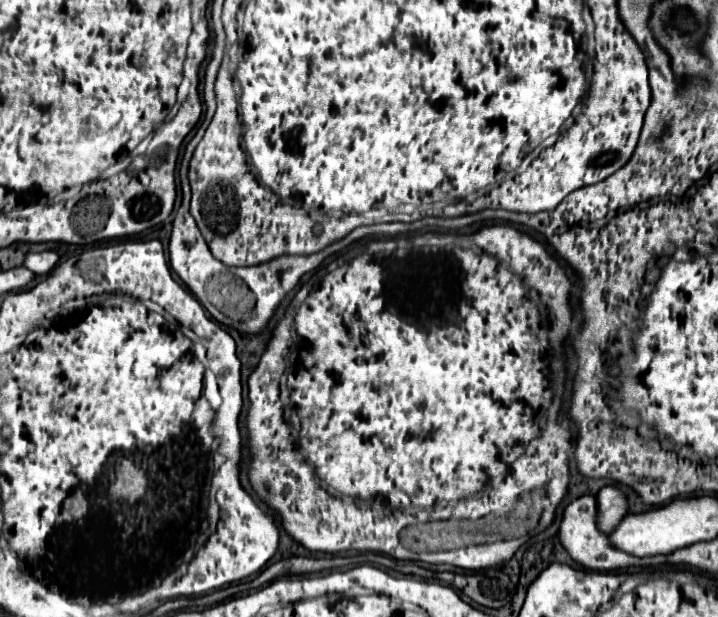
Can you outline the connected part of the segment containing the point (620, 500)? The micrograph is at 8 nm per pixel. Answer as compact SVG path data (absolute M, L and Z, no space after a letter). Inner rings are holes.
M604 486L598 492L598 524L600 530L610 534L628 514L628 498L616 486Z

